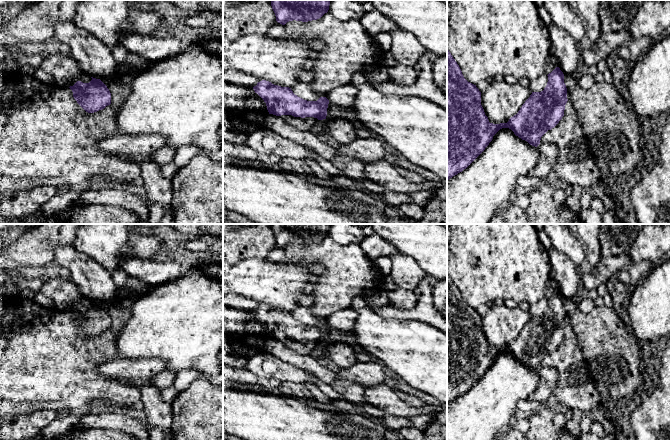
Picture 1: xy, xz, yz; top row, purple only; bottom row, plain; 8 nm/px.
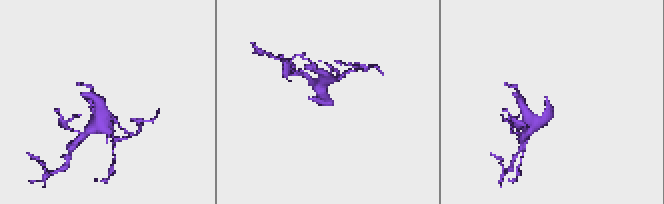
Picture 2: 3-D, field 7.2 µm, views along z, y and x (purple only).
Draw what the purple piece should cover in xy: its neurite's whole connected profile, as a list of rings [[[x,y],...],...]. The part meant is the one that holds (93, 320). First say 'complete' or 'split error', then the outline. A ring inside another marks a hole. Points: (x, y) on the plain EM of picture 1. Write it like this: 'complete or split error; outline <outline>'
split error; outline [[[47,275],[40,292],[52,298],[58,310],[69,311],[86,336],[94,337],[111,328],[107,310],[100,303],[84,299],[70,279]]]

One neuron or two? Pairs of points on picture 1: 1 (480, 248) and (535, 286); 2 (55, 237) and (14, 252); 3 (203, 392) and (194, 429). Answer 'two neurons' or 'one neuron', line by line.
1: one neuron
2: one neuron
3: one neuron

